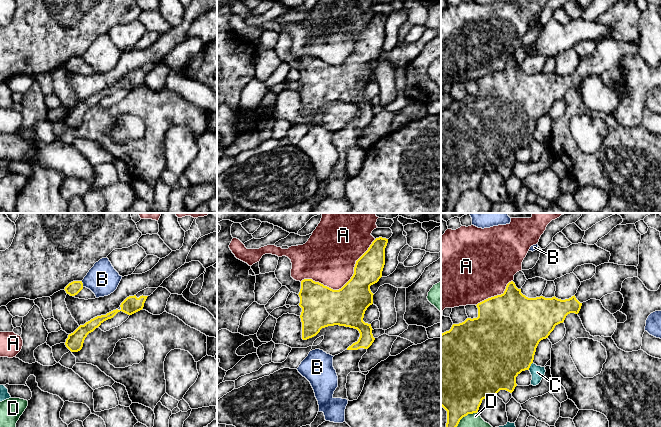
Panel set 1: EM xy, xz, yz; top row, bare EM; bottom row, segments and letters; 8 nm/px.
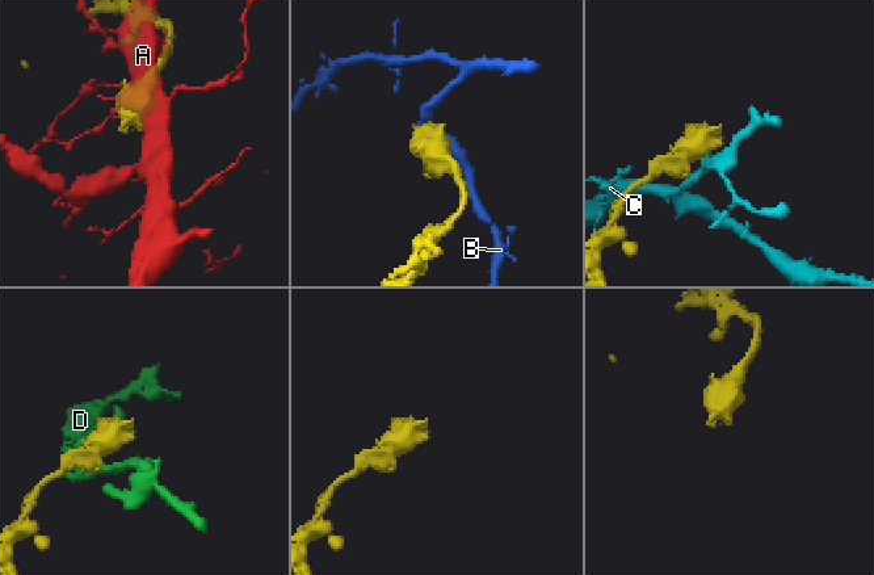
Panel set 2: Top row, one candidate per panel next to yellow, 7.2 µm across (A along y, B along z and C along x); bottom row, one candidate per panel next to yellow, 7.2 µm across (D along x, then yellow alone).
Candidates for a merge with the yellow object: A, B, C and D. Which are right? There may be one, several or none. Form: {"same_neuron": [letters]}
{"same_neuron": []}

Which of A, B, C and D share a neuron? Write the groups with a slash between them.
A / B / C / D

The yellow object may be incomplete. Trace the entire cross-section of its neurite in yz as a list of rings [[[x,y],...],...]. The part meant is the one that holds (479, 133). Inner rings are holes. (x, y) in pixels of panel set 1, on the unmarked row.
[[[604,39],[596,43],[591,55],[581,58],[574,72],[565,76],[555,72],[528,74],[511,57],[503,70],[476,81],[477,94],[453,100],[449,107],[442,109],[441,182],[447,187],[444,213],[454,213],[460,196],[468,190],[477,189],[483,175],[497,171],[500,166],[512,169],[517,162],[516,153],[529,146],[533,139],[539,118],[548,114],[568,90],[578,90],[582,79],[590,75],[600,76],[607,70],[620,68],[625,55],[637,52],[635,42]]]

